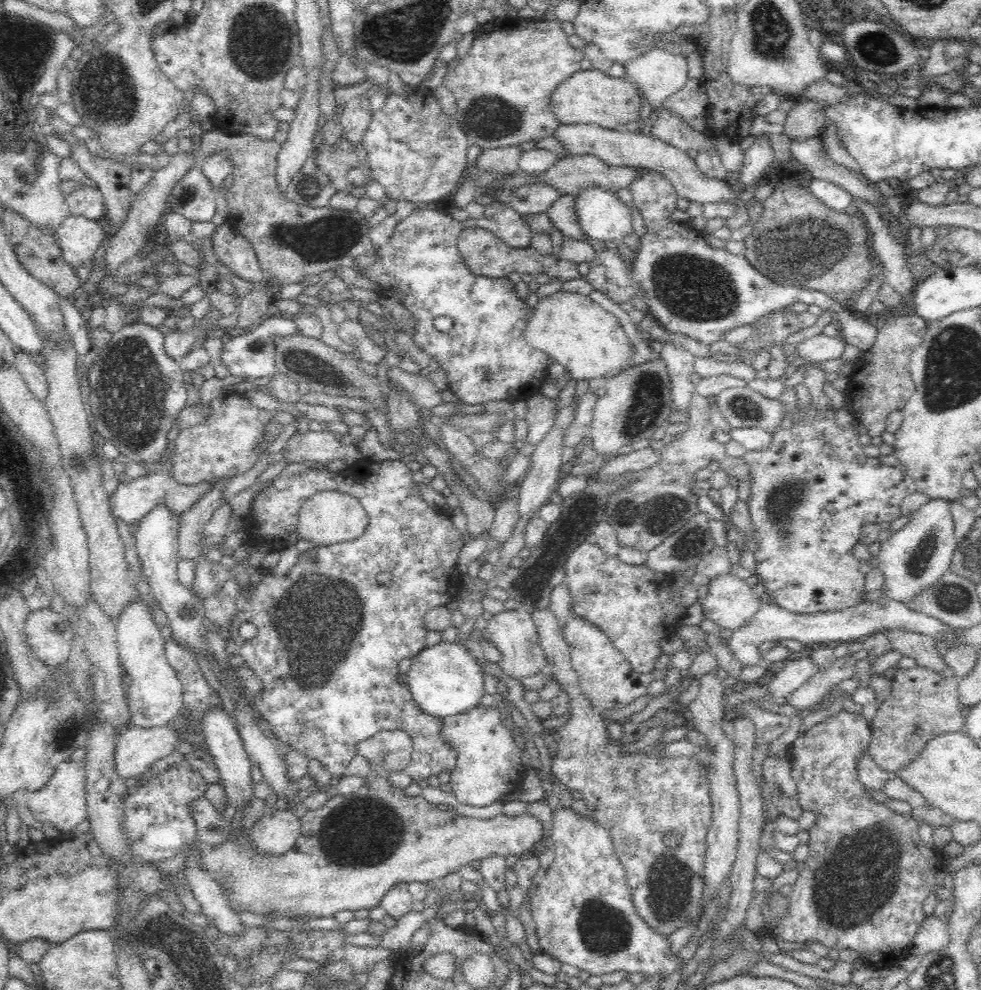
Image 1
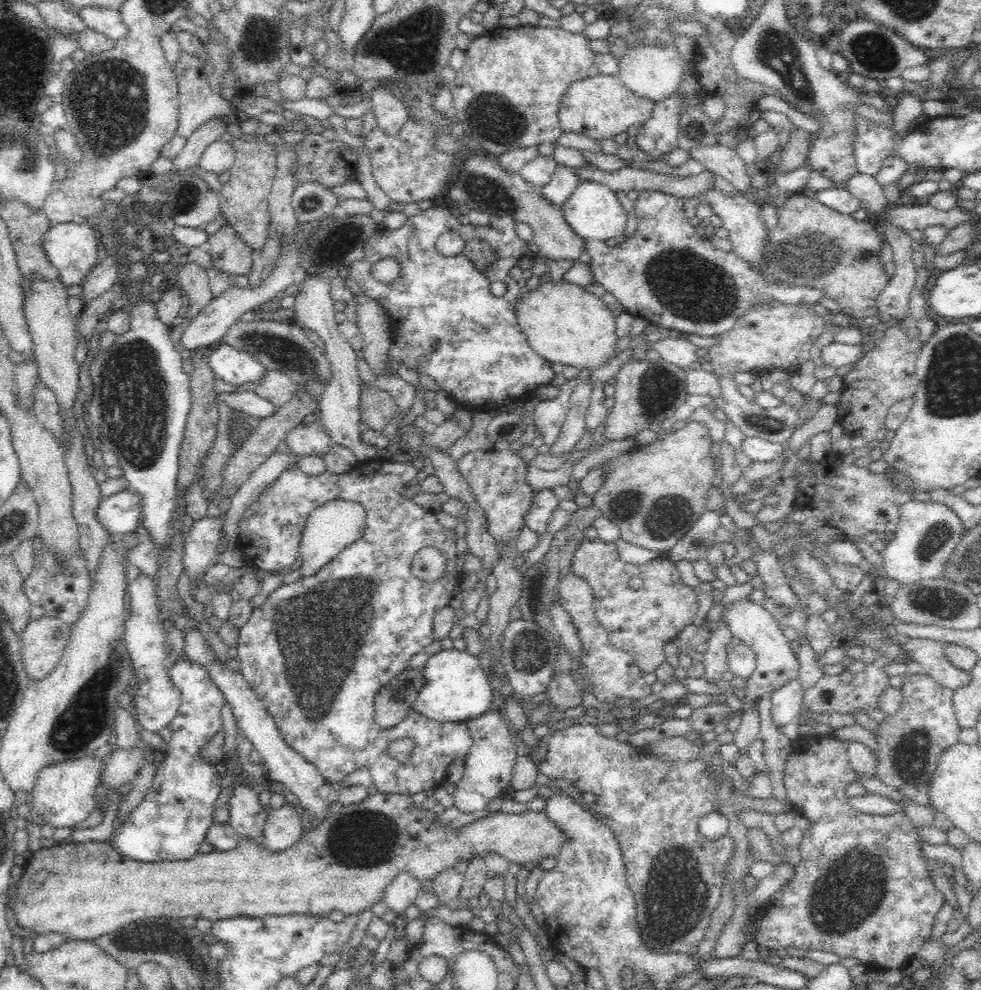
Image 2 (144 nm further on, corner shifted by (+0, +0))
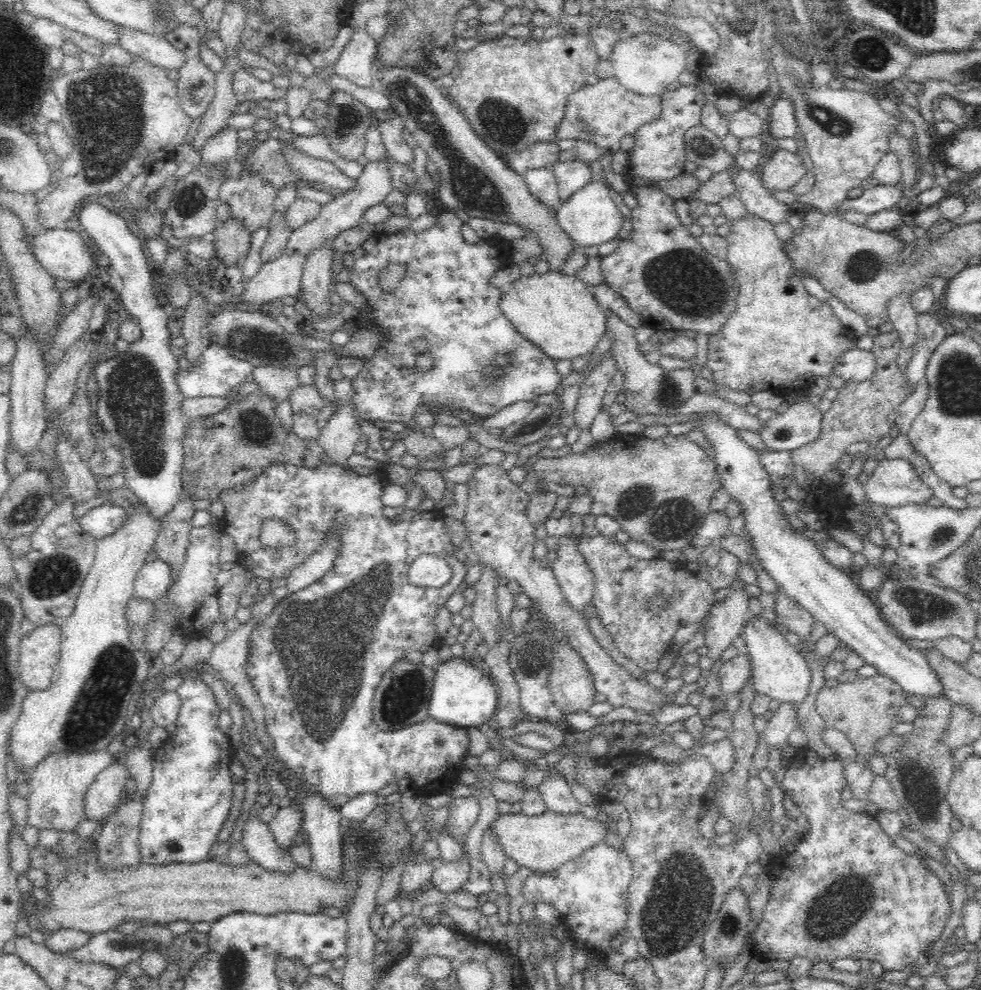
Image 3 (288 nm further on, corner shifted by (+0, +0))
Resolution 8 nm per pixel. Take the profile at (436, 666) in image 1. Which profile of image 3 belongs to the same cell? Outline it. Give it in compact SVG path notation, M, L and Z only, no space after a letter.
M460 652L450 660L434 668L434 686L432 686L432 696L428 702L428 714L430 718L436 718L442 724L454 726L454 728L484 728L488 722L494 720L494 714L498 712L498 692L484 670L484 666L476 662L466 662Z

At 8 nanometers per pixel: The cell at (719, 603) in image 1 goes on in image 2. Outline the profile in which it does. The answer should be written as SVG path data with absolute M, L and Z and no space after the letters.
M750 598L728 602L722 610L720 622L726 622L730 632L756 652L756 670L746 682L746 700L738 706L738 712L744 712L752 704L756 704L760 698L766 698L768 694L772 694L776 688L782 688L784 684L800 678L796 650L790 648L790 640L782 634L784 628L780 626L780 622L776 622L774 616L762 604L756 604Z

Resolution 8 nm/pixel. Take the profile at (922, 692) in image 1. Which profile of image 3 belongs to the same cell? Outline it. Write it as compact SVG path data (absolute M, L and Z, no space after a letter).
M940 694L938 698L932 698L932 700L926 698L924 704L926 708L918 710L918 718L912 722L916 732L910 736L902 736L904 738L902 748L886 756L888 770L884 778L894 790L902 810L910 816L914 832L942 850L944 846L950 844L954 834L950 828L954 814L948 804L948 790L954 778L954 758L952 758L952 752L942 742L946 740L944 734L952 712L952 704L946 698L946 694Z

